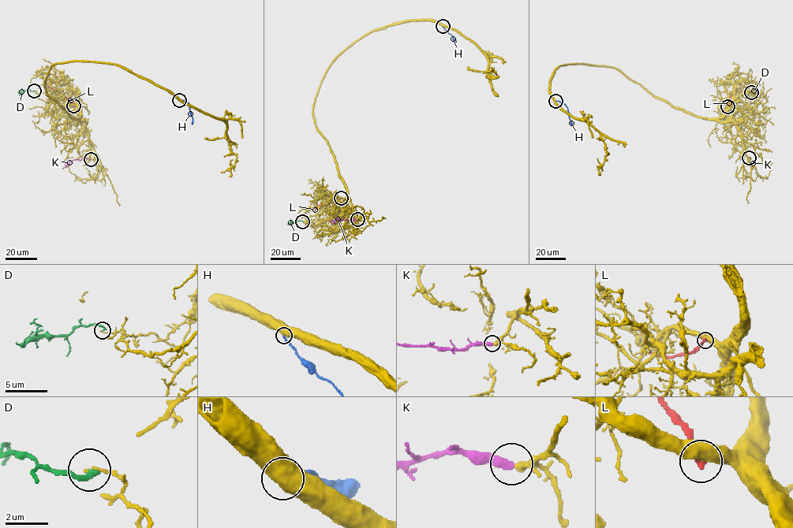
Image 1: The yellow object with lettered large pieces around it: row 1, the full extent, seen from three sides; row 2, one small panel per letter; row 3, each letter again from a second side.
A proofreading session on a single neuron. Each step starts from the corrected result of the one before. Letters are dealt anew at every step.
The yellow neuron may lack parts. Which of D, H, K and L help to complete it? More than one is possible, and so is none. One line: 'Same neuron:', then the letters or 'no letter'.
Same neuron: K

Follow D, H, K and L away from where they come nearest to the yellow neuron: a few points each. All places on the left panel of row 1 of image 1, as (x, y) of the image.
D: (34, 91), (22, 90), (19, 94), (21, 95)
H: (179, 100), (188, 103), (192, 124)
K: (91, 159), (72, 160), (62, 169)
L: (73, 105), (69, 98), (45, 83)

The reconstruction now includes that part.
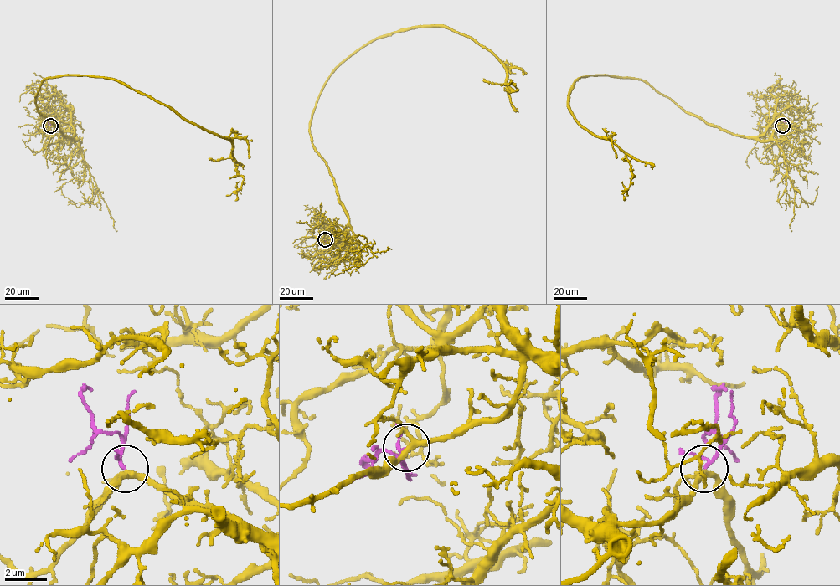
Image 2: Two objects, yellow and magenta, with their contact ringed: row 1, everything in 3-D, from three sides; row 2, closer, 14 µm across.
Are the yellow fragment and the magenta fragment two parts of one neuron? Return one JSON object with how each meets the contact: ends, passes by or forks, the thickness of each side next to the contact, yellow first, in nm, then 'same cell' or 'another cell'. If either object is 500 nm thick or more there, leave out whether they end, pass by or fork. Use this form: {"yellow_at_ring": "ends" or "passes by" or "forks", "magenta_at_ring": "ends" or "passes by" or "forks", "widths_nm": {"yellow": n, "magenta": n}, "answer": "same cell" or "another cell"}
{"yellow_at_ring": "forks", "magenta_at_ring": "passes by", "widths_nm": {"yellow": 240, "magenta": 140}, "answer": "same cell"}

